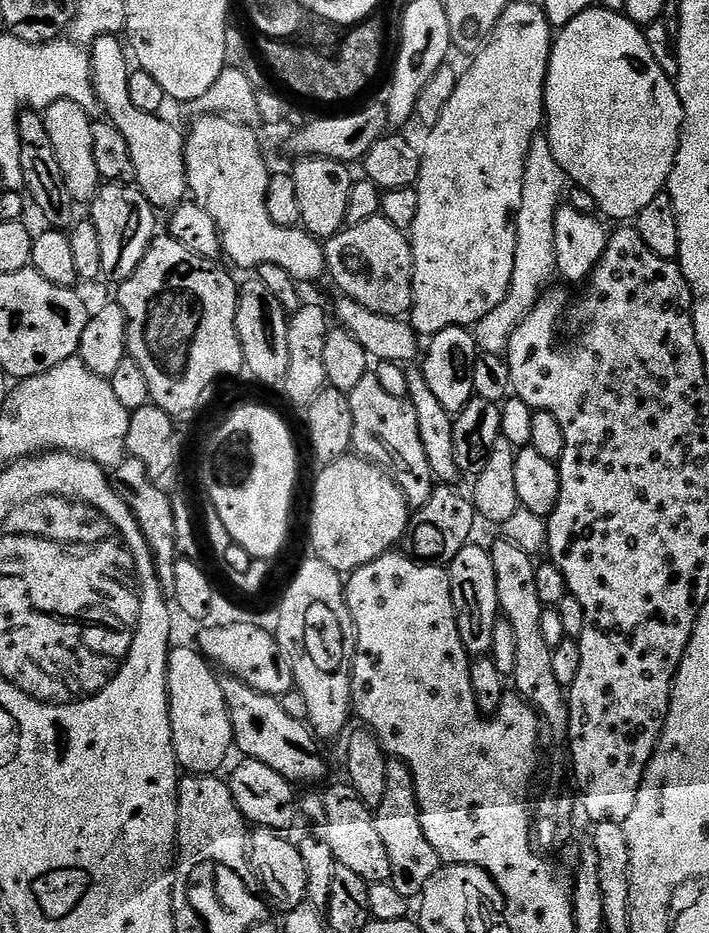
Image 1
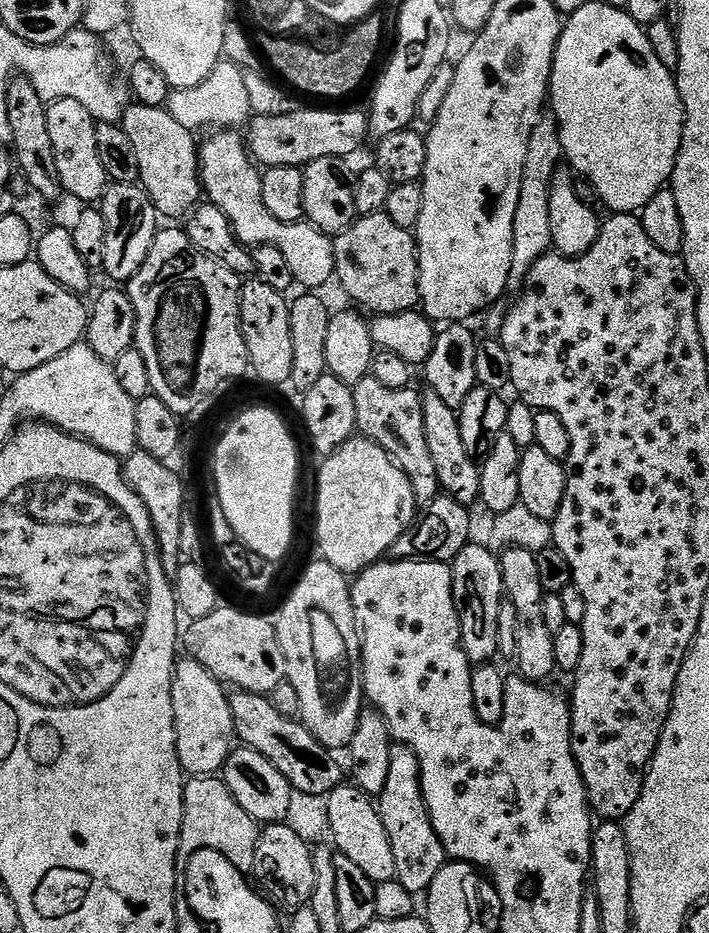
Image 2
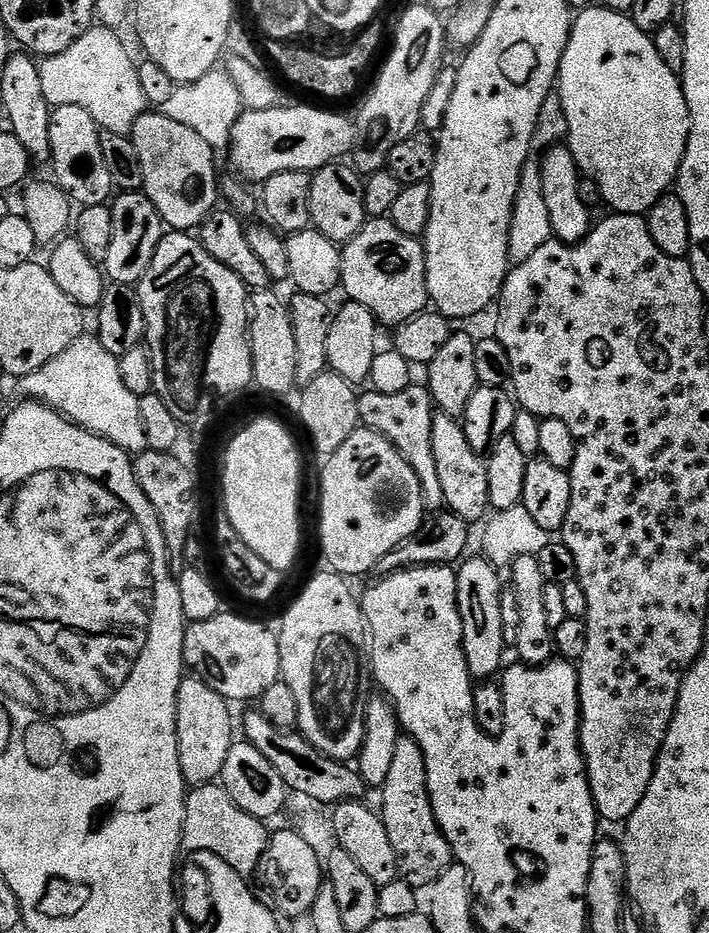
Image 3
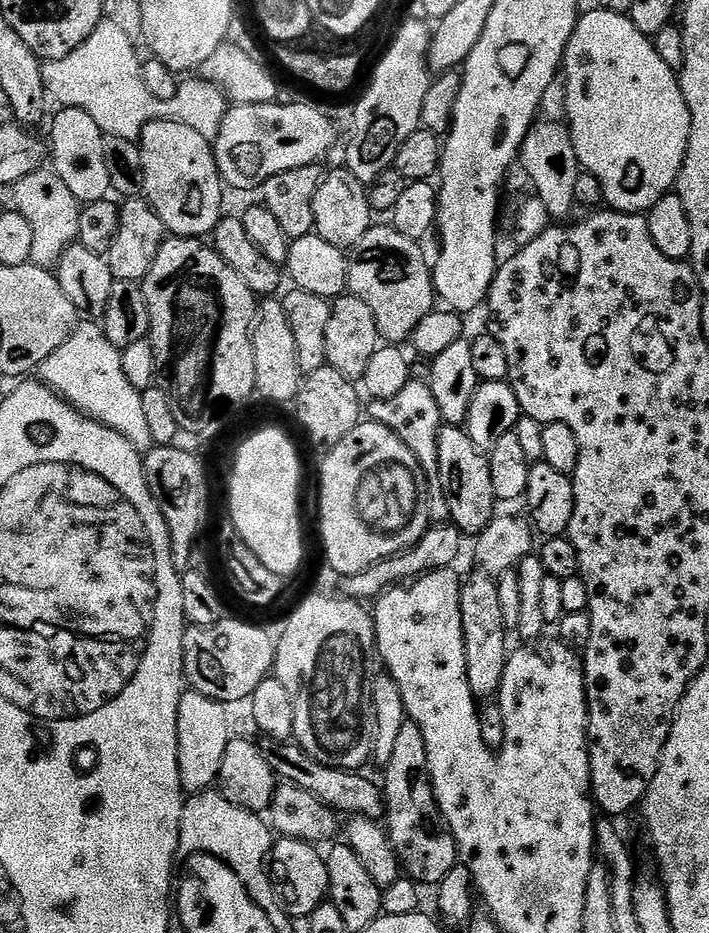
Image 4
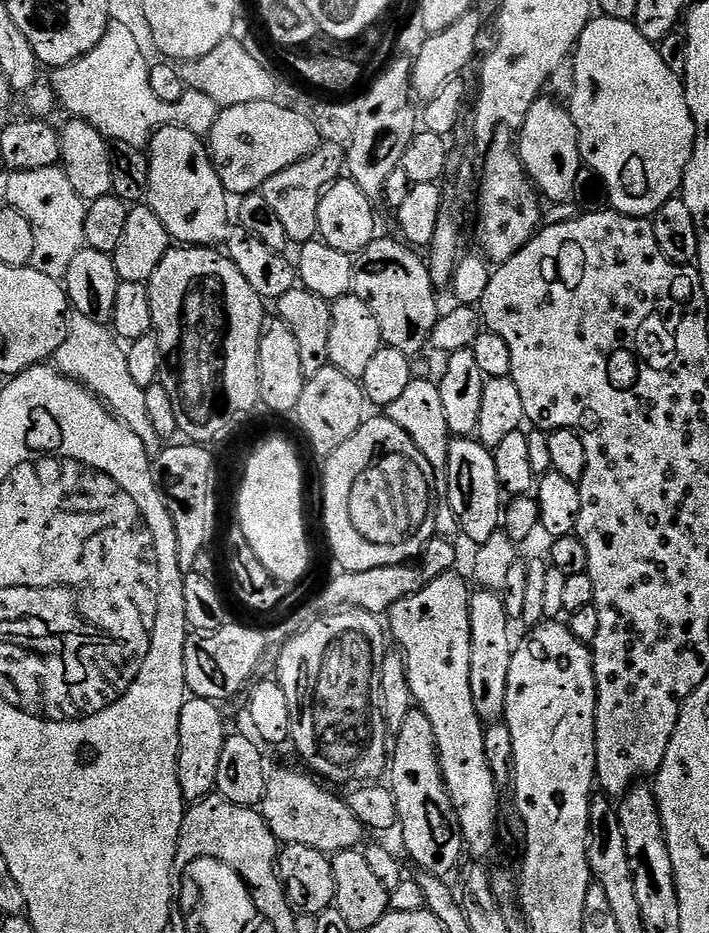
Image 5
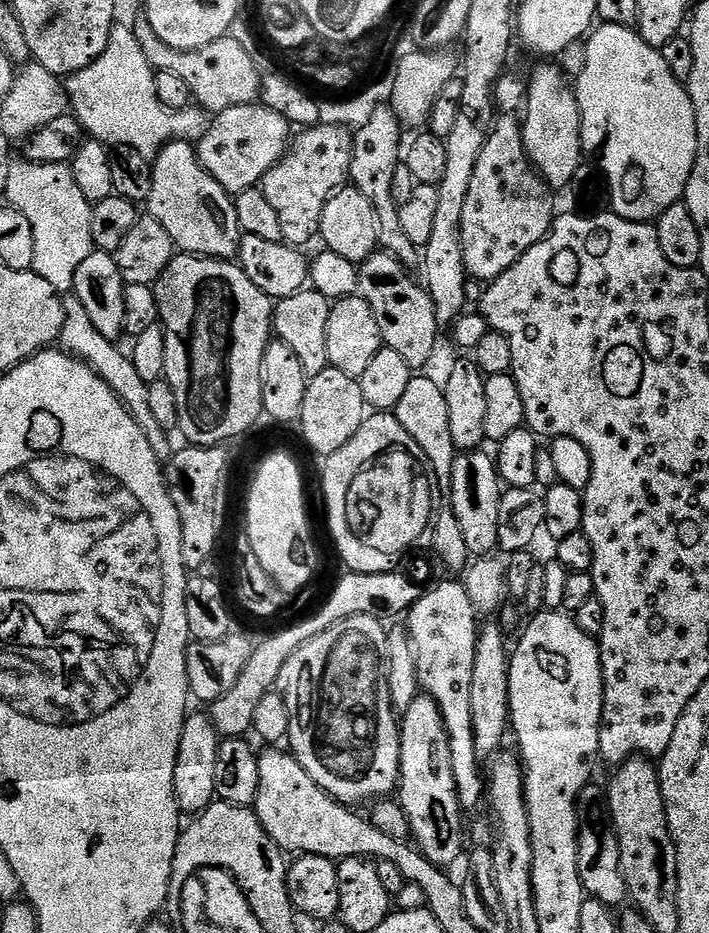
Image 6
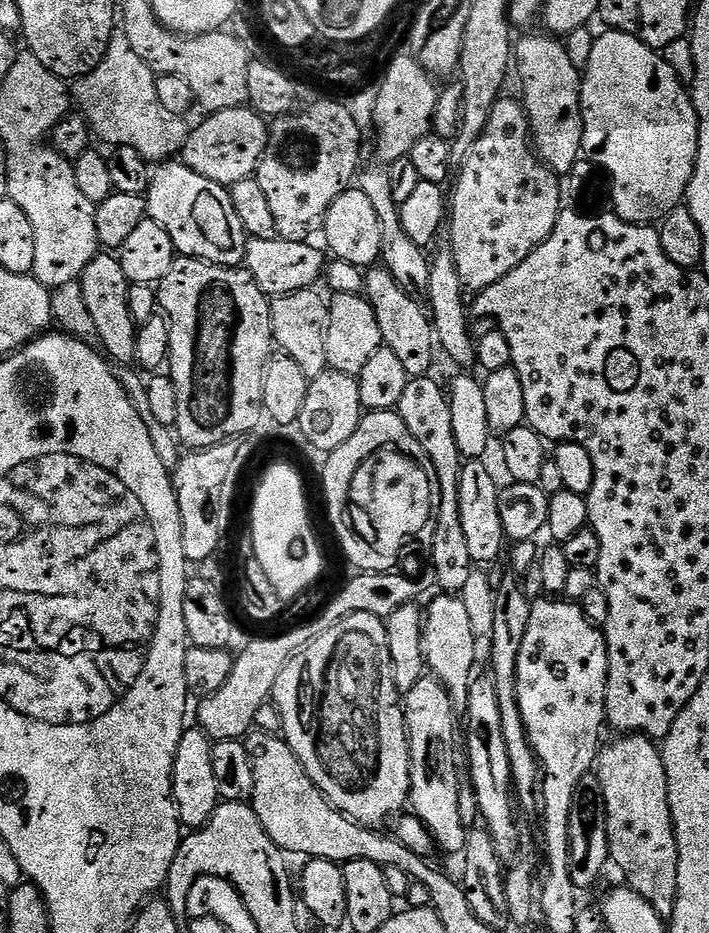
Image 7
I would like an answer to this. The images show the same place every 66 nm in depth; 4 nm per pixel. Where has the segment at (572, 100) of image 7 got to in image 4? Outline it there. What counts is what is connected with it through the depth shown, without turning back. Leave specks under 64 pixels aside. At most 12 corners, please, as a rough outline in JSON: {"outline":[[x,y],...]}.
{"outline":[[536,122],[519,163],[535,199],[564,222],[582,171],[572,134]]}

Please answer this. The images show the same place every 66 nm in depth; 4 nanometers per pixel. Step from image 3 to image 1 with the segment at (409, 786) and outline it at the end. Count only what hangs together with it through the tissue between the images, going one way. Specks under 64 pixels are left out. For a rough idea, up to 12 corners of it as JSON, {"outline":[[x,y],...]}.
{"outline":[[411,787],[374,809],[390,883],[416,898],[442,867]]}

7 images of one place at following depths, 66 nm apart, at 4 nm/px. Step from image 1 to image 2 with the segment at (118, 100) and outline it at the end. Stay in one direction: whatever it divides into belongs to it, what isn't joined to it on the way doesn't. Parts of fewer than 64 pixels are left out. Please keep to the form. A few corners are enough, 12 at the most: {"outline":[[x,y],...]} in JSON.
{"outline":[[167,107],[122,117],[161,217],[201,203],[197,137]]}

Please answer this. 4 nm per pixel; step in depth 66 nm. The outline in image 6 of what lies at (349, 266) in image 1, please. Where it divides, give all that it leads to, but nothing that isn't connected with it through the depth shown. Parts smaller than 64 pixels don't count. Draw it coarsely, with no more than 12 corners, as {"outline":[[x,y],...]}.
{"outline":[[377,250],[358,295],[383,347],[414,370],[436,352],[442,325],[427,288]]}

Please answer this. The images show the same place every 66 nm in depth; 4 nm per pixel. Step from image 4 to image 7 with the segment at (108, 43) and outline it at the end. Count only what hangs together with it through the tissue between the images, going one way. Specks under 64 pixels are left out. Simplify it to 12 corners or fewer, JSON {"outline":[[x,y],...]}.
{"outline":[[122,30],[74,104],[95,139],[173,159],[189,121]]}

